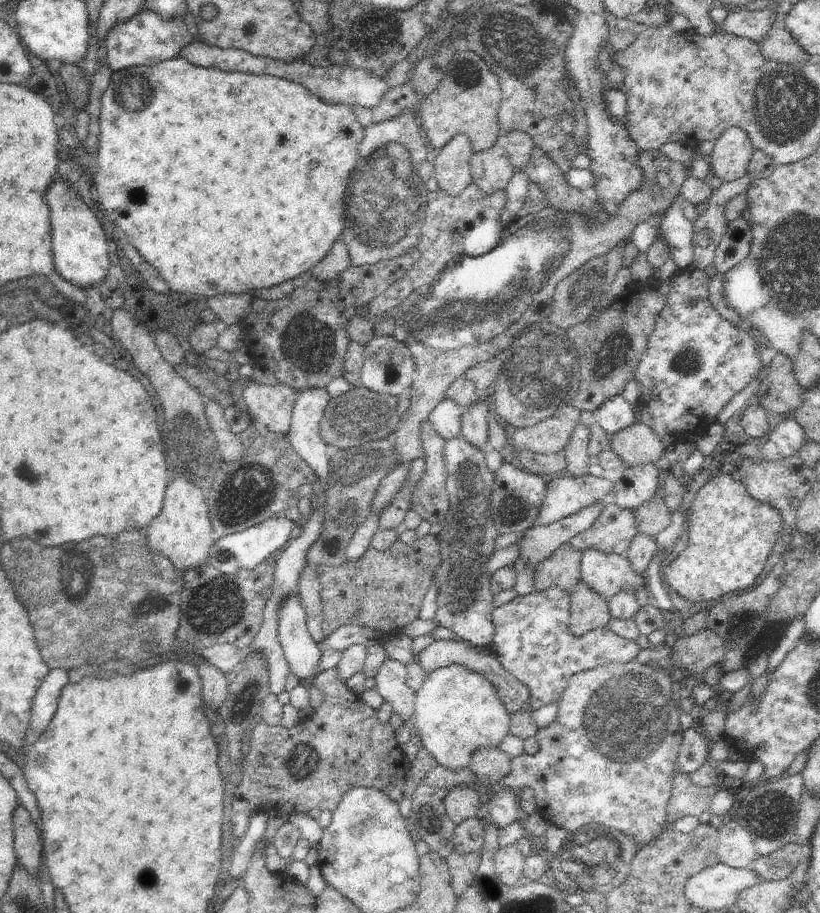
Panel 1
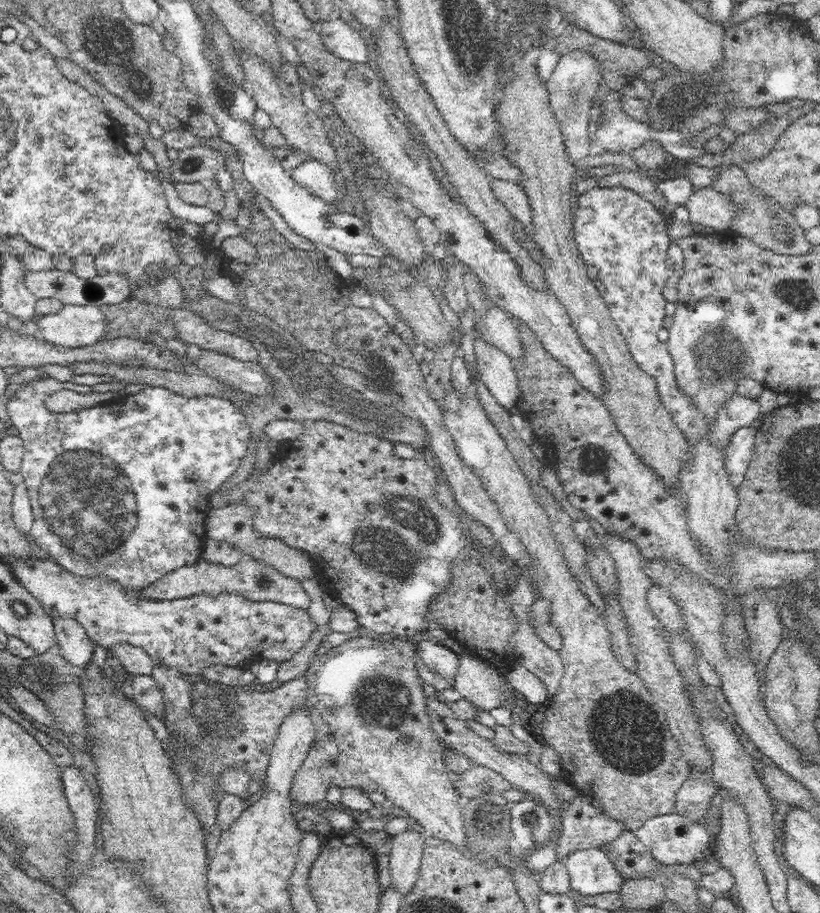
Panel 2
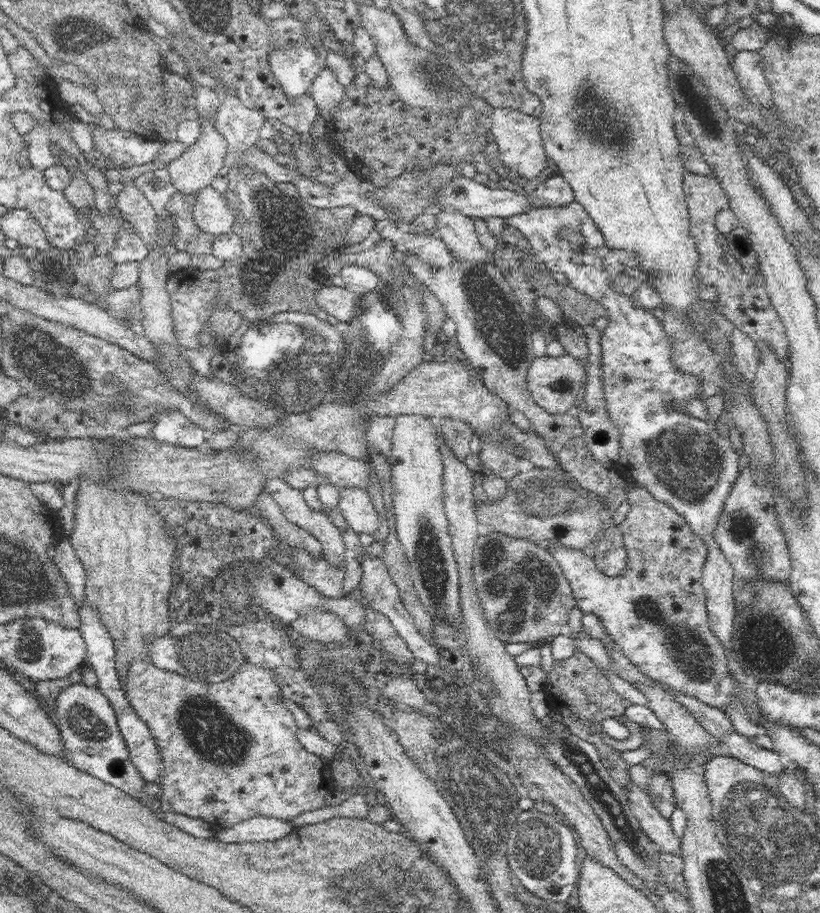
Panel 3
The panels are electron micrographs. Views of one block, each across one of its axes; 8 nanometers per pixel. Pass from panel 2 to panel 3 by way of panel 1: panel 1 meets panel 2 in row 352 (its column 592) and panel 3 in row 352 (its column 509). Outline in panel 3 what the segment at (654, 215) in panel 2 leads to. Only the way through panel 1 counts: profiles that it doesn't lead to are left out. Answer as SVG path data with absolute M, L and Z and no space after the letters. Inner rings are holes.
M575 200L565 205L532 208L528 213L504 217L504 225L516 228L526 240L534 247L536 254L543 263L553 272L563 272L569 280L574 292L581 296L588 295L596 300L603 309L603 314L608 318L606 328L602 331L600 347L602 347L602 379L604 379L604 395L606 395L606 411L608 417L620 429L620 450L616 462L626 468L626 472L634 478L640 486L650 491L656 499L674 507L686 519L690 528L708 545L708 556L703 569L702 581L706 596L706 607L709 617L709 626L712 633L722 642L725 648L725 657L729 671L734 681L746 690L746 673L736 661L733 643L733 627L735 620L734 596L732 590L736 585L734 569L722 555L719 546L715 543L713 532L718 524L718 519L726 497L738 478L738 457L736 451L730 450L728 441L723 441L717 429L711 429L699 418L694 418L685 412L669 408L667 404L673 400L688 400L690 397L702 398L699 390L699 380L695 376L678 373L671 359L671 338L664 332L662 321L656 319L652 310L638 308L631 301L630 295L618 293L610 287L612 279L628 268L638 268L637 256L625 250L612 250L606 246L604 236L598 231L594 220L586 213L585 208ZM568 229L572 233L582 235L586 242L578 248L572 248L570 242L558 237L558 232Z

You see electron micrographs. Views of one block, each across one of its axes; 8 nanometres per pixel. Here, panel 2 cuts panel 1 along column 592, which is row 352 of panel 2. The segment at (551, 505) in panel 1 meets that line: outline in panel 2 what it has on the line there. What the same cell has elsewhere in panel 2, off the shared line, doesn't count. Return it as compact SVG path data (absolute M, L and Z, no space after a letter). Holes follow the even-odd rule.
M475 330L475 359L478 364L478 379L482 381L490 394L512 414L520 412L521 390L514 371L513 360L497 346L486 342Z

